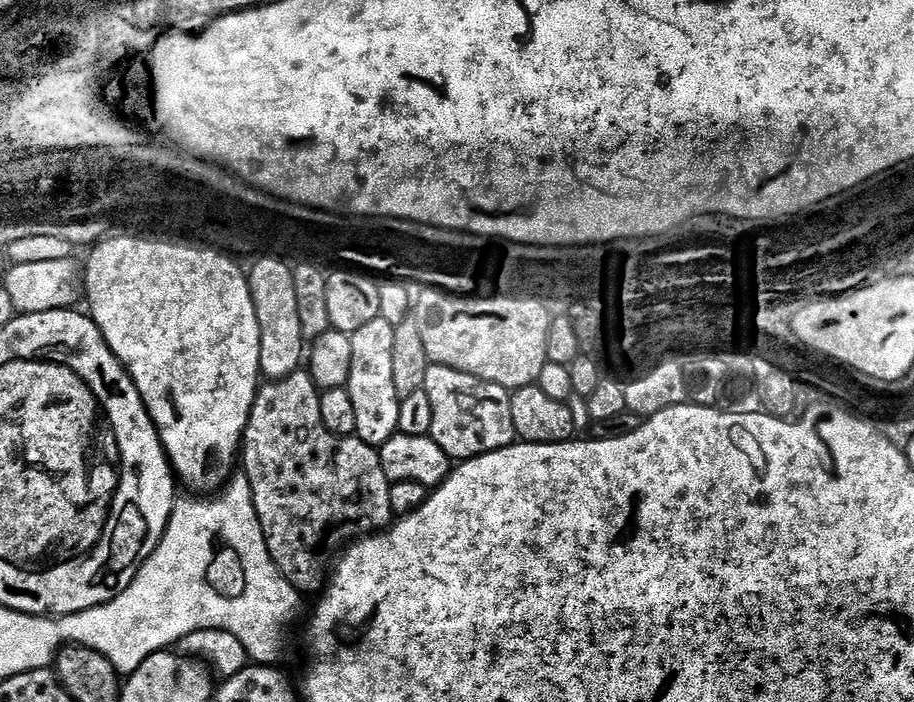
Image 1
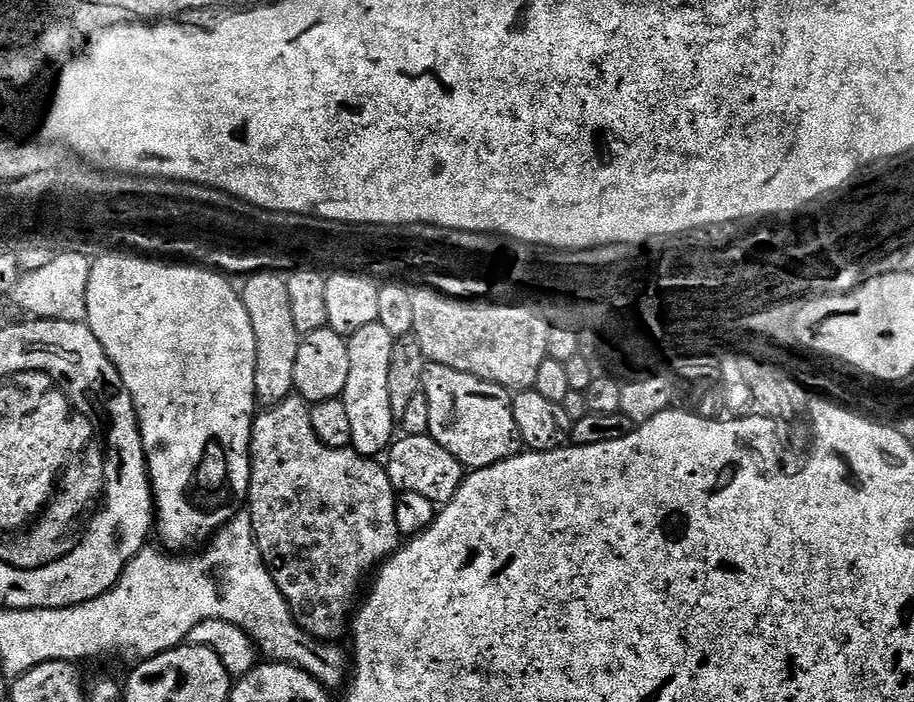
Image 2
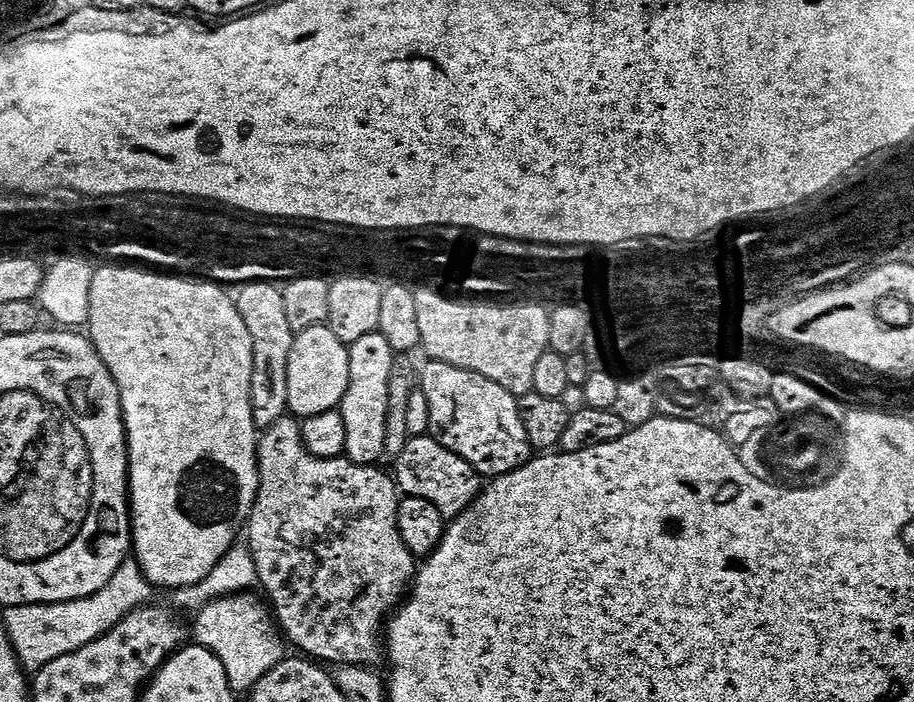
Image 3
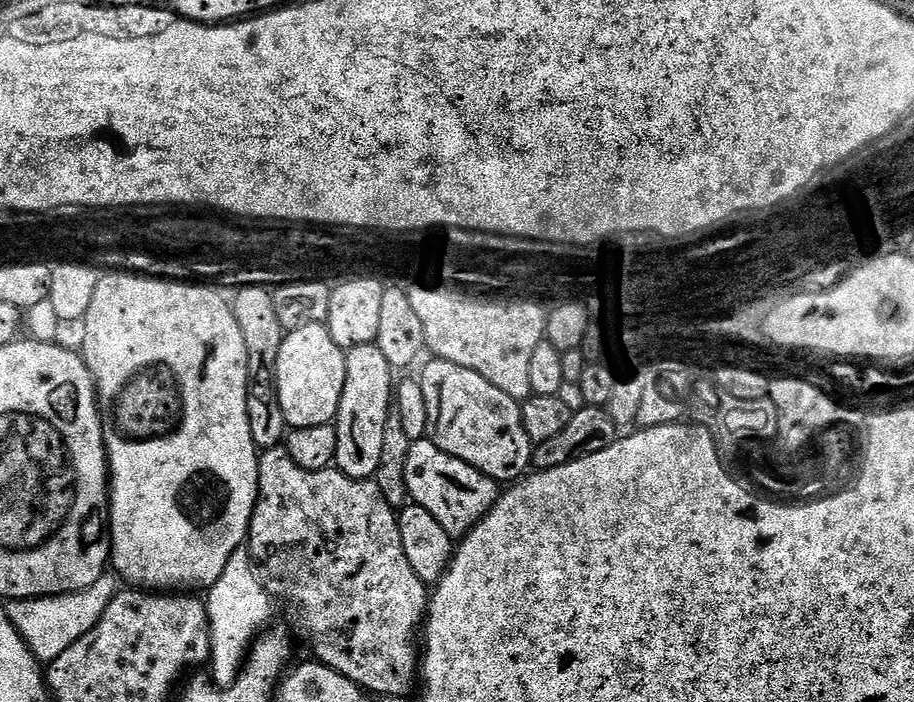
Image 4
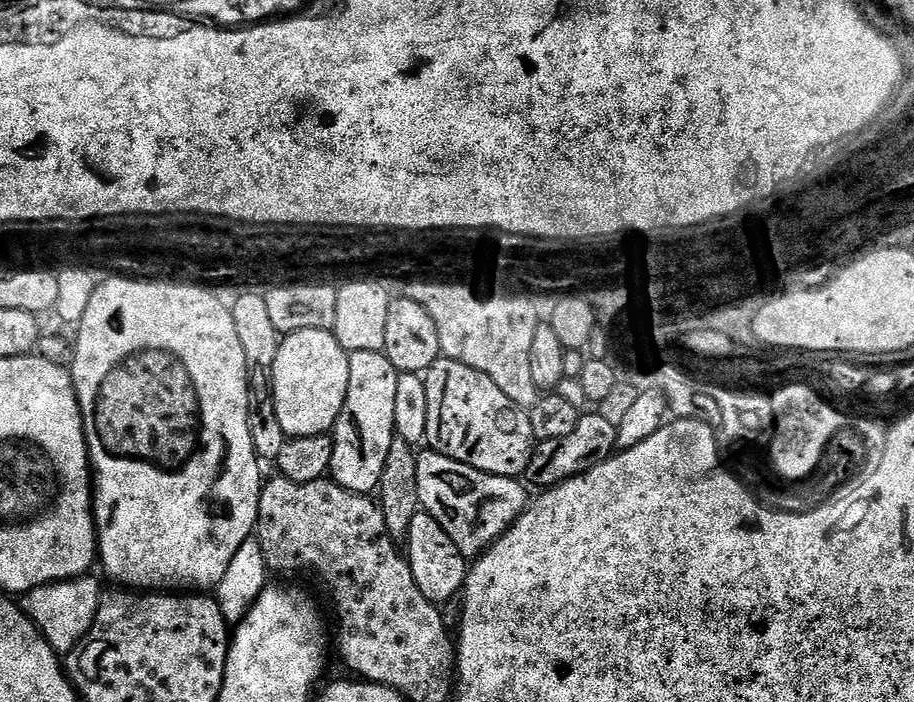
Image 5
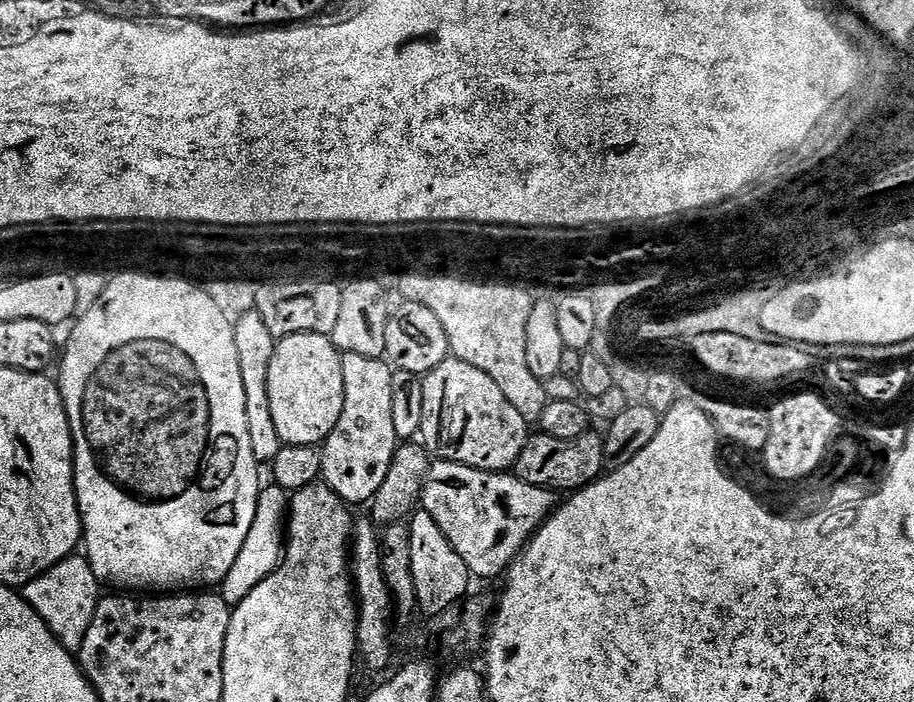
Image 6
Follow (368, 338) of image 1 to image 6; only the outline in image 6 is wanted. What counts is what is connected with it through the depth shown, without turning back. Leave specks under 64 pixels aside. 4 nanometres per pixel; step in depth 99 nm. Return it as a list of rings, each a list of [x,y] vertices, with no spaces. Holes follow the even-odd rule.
[[[343,353],[342,418],[338,418],[338,426],[334,426],[320,448],[320,474],[323,483],[349,506],[367,505],[376,497],[382,482],[386,482],[390,462],[398,447],[394,430],[393,371],[394,368],[387,359],[375,360],[362,354]]]

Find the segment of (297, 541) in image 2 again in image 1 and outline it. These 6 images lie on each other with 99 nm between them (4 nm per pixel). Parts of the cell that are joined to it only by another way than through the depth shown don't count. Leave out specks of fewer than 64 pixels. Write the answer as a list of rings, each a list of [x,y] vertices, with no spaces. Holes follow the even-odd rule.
[[[306,370],[291,372],[281,380],[261,383],[256,389],[242,441],[242,475],[248,479],[270,558],[274,558],[280,573],[304,594],[319,582],[324,559],[331,554],[332,548],[339,549],[345,542],[381,531],[394,520],[390,506],[392,484],[382,470],[379,451],[355,435],[330,434],[330,430],[322,426],[322,413],[318,410],[320,393],[321,389]]]

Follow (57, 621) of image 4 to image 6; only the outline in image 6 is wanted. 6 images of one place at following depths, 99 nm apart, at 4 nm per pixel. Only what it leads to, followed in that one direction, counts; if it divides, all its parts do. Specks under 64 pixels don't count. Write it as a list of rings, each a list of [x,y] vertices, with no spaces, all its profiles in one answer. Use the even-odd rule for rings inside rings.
[[[73,554],[23,585],[22,595],[26,603],[42,618],[42,622],[46,622],[57,642],[66,651],[76,654],[86,638],[86,630],[90,630],[90,622],[94,622],[94,610],[102,599],[100,588],[102,589],[101,581],[96,579],[87,556]]]

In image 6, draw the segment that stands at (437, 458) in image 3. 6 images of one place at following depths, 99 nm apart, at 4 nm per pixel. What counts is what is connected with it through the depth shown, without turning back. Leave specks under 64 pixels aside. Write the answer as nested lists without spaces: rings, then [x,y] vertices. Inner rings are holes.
[[[433,459],[422,493],[423,511],[438,522],[473,577],[503,577],[525,544],[552,515],[558,500],[549,489],[530,486],[508,472],[483,472],[458,462]]]

